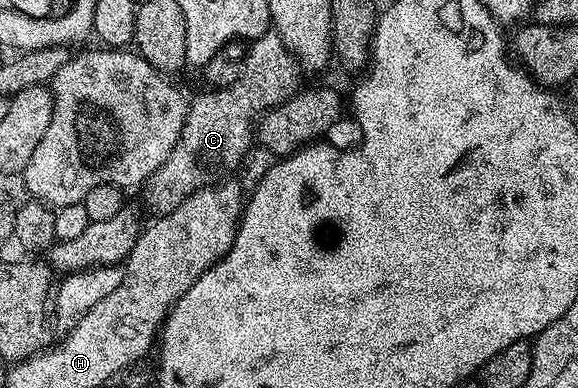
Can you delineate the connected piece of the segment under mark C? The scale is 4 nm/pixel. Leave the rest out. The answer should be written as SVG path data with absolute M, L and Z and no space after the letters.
M268 31L262 33L254 41L250 42L247 54L243 60L243 73L228 89L218 91L206 91L196 101L190 102L185 127L181 127L181 139L173 147L169 159L153 171L153 175L142 186L143 201L155 212L155 215L171 213L186 197L193 195L199 189L222 182L243 161L251 141L253 145L253 134L257 129L257 122L268 109L275 109L281 103L300 92L299 73L301 66L295 54L285 47L285 43L279 38L278 33Z

